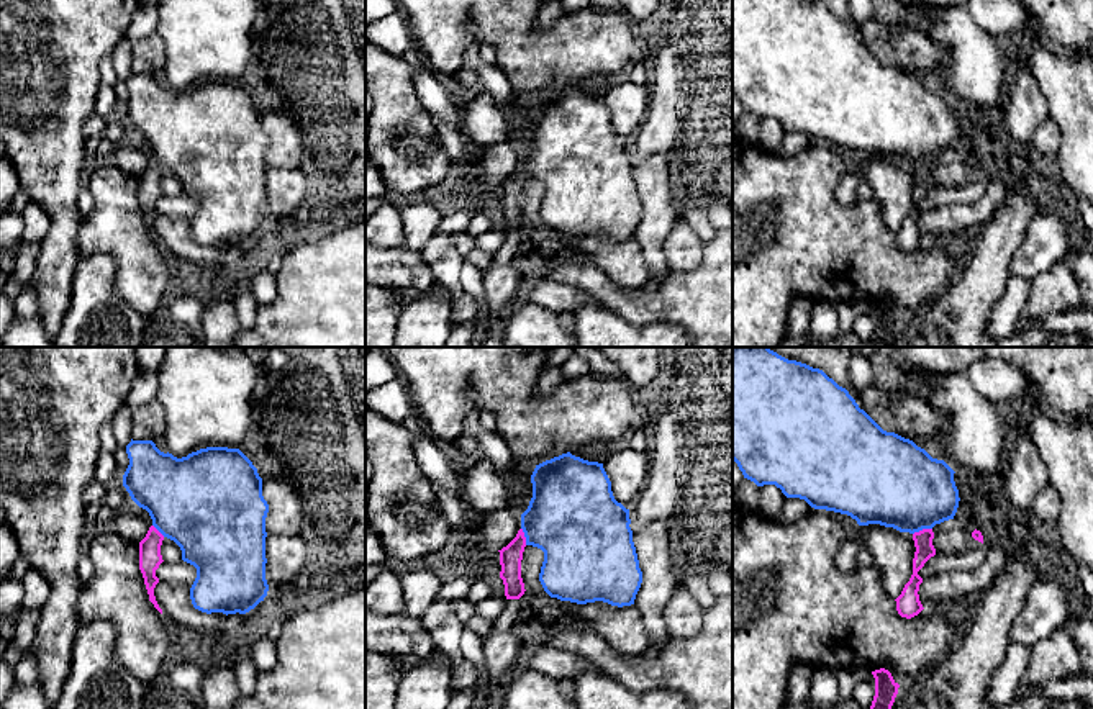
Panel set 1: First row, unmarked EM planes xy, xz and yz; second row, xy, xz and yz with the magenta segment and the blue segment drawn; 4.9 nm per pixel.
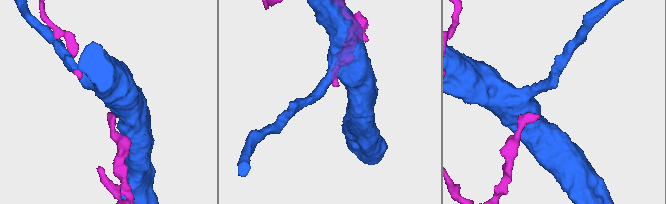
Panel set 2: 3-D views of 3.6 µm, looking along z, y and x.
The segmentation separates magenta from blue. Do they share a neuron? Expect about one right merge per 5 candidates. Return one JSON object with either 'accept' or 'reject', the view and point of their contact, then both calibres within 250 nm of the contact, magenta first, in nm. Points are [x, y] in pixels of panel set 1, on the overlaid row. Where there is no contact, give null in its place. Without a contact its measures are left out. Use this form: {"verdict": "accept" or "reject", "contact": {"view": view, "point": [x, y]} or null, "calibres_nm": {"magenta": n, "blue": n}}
{"verdict": "reject", "contact": {"view": "yz", "point": [923, 529]}, "calibres_nm": {"magenta": 100, "blue": 420}}

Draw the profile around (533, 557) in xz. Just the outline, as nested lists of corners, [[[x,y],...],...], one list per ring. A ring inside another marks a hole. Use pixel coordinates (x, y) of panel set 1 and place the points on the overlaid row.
[[[533,545],[524,547],[521,560],[521,578],[524,583],[524,589],[536,596],[546,598],[549,594],[544,591],[539,581],[542,562],[544,562],[544,552],[541,549]]]

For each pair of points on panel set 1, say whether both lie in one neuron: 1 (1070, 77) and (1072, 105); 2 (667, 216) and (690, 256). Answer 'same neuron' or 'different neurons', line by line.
1: same neuron
2: different neurons

